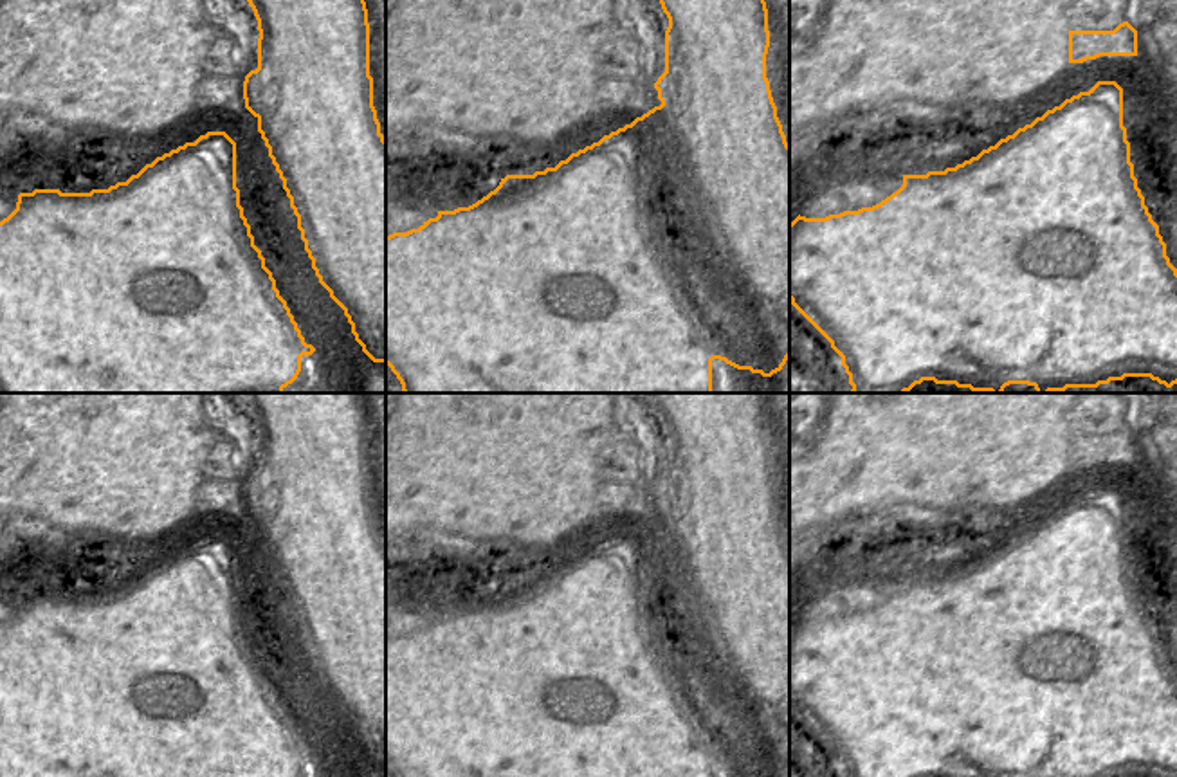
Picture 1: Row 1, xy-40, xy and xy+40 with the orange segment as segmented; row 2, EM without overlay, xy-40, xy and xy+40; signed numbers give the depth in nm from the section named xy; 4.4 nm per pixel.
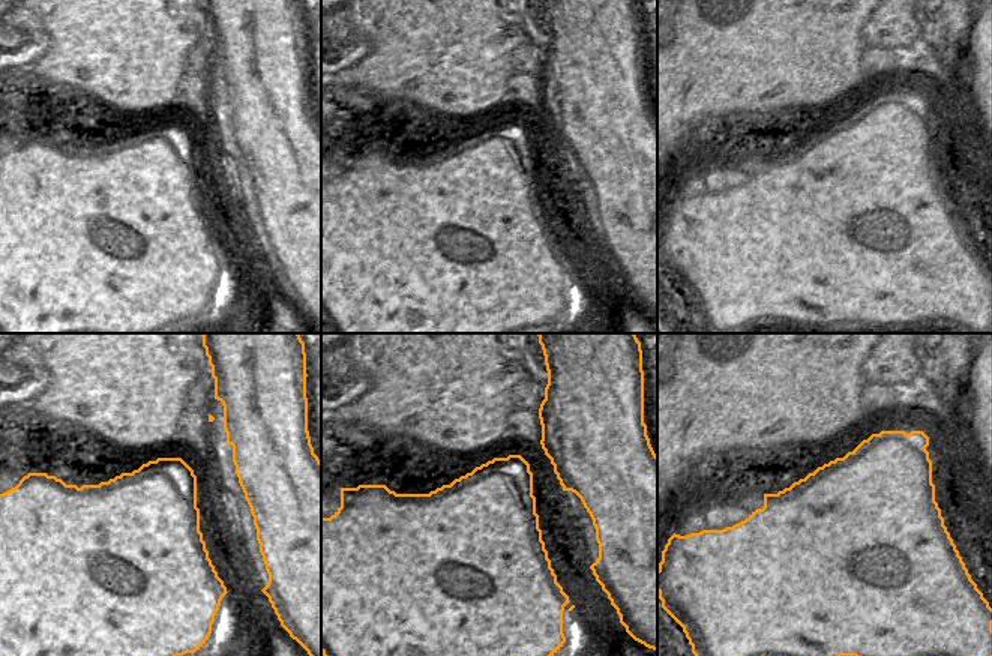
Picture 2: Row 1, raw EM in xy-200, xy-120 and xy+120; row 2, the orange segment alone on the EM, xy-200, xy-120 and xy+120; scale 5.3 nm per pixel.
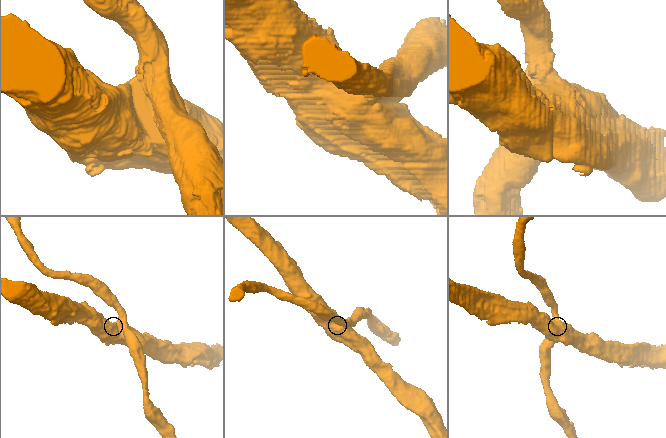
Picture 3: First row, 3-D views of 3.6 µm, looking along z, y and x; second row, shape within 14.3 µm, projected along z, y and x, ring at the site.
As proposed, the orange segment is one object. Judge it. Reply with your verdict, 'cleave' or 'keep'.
cleave

